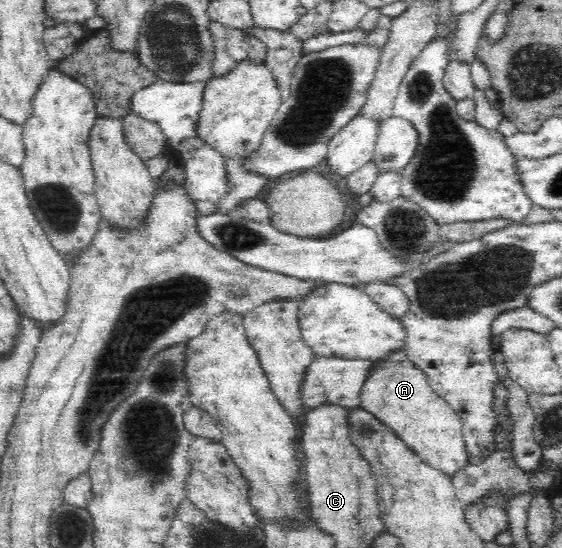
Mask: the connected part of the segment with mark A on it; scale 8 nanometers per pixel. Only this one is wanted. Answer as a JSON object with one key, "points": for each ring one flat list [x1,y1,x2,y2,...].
{"points":[[388,361,376,365,362,388,360,399,362,409,369,411,394,431,405,447,414,451,432,469,452,477,470,464,471,455,464,441,462,420,446,401,433,392,425,375,409,361]]}

